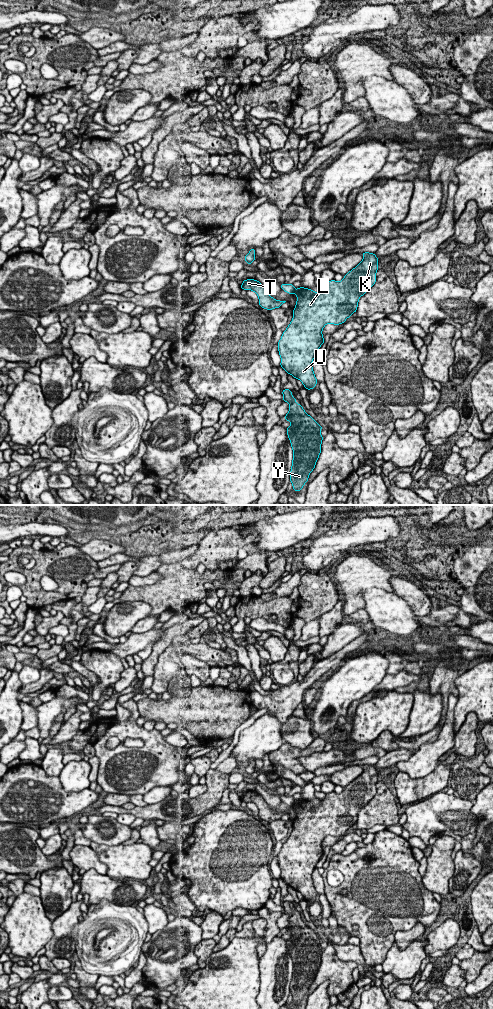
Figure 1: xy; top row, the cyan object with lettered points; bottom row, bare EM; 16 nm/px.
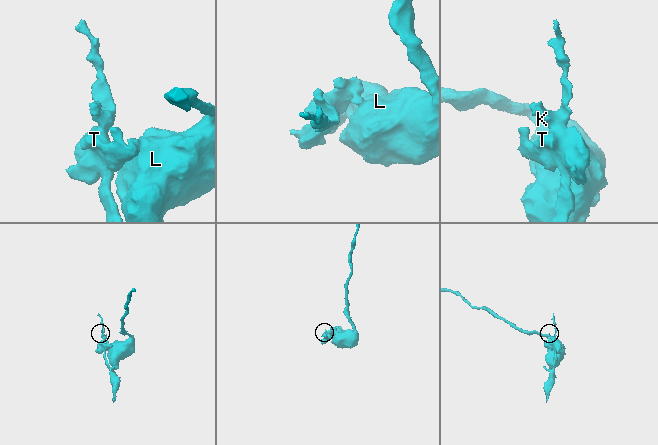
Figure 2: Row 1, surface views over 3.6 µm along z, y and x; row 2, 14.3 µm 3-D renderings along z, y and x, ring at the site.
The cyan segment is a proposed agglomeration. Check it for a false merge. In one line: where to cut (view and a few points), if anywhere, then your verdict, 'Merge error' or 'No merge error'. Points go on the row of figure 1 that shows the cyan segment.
Split along xy (294, 289), (292, 292). Merge error

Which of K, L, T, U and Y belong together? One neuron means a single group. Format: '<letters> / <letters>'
K L U / T Y

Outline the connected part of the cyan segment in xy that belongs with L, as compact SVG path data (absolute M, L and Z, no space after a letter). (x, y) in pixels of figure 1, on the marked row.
M365 252L363 260L354 269L344 275L342 281L327 281L320 292L300 287L294 290L297 296L296 306L293 310L293 319L287 329L283 331L278 342L278 351L281 357L280 366L294 378L299 379L307 390L315 388L317 379L312 368L312 361L316 352L324 343L322 330L328 323L339 325L345 322L357 311L359 298L364 295L376 282L378 258L375 254Z

